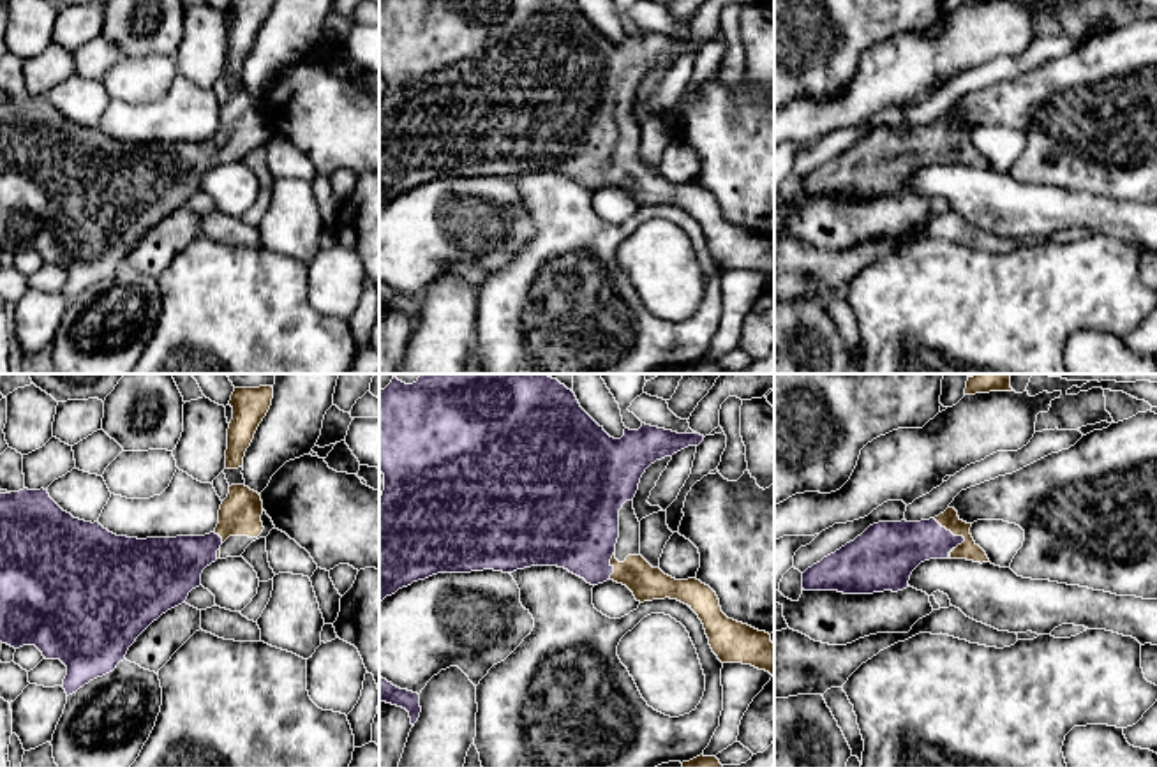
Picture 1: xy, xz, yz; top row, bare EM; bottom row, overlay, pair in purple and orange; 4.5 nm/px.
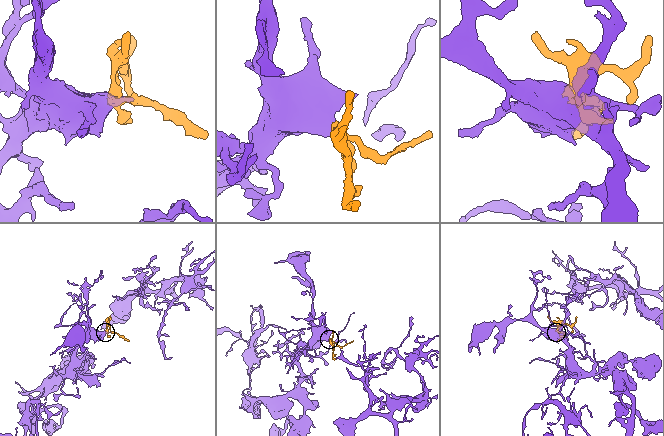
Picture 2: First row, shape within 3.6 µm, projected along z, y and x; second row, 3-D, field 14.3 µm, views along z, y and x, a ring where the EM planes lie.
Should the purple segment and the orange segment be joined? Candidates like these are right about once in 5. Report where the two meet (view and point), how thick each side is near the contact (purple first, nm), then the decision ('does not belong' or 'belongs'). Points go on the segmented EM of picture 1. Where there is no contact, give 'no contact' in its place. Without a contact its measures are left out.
contact yz (949, 531); calibres 240 and 90 nm; belongs

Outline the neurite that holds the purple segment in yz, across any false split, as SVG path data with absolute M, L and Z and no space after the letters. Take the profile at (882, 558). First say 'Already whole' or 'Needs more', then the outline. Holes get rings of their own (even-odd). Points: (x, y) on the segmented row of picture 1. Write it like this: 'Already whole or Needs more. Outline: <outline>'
Needs more. Outline: M954 508L921 522L878 522L834 554L824 557L802 573L804 591L838 591L843 594L873 594L903 591L912 571L929 559L967 559L989 562L986 552L970 534L972 524L963 522Z

